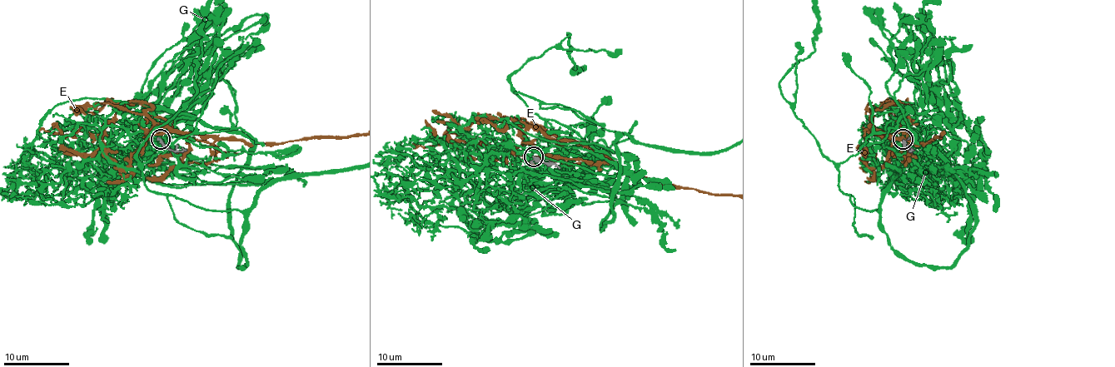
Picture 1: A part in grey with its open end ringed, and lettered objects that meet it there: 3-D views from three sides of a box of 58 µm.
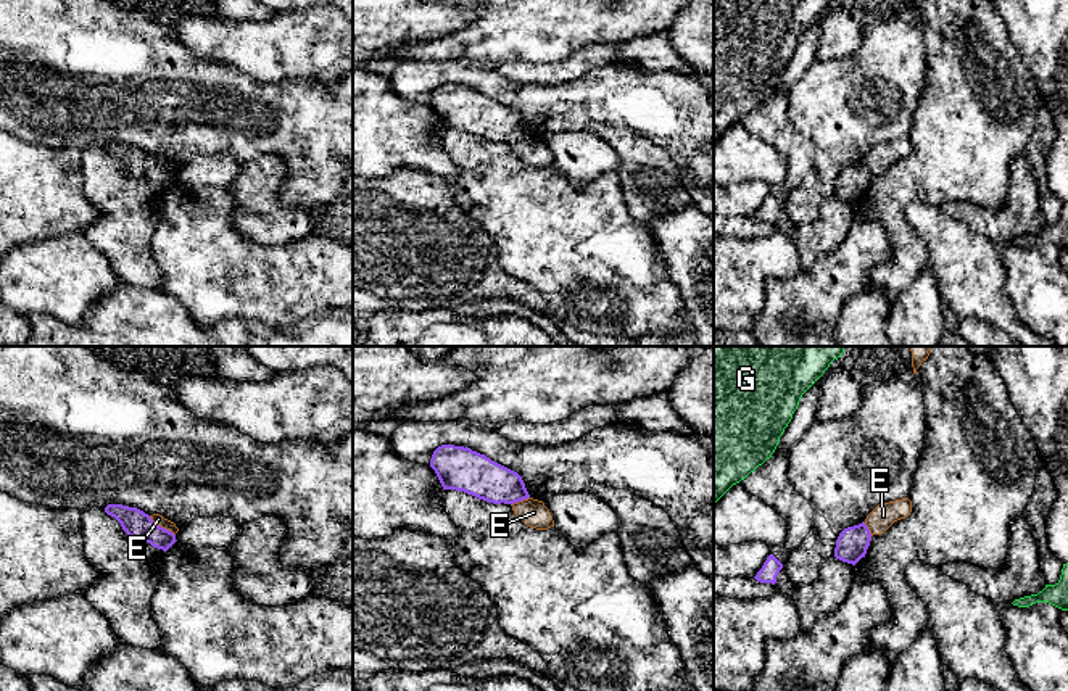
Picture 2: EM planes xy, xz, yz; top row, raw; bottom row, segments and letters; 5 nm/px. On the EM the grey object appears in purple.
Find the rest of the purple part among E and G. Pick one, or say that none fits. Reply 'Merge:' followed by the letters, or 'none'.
Merge: G

